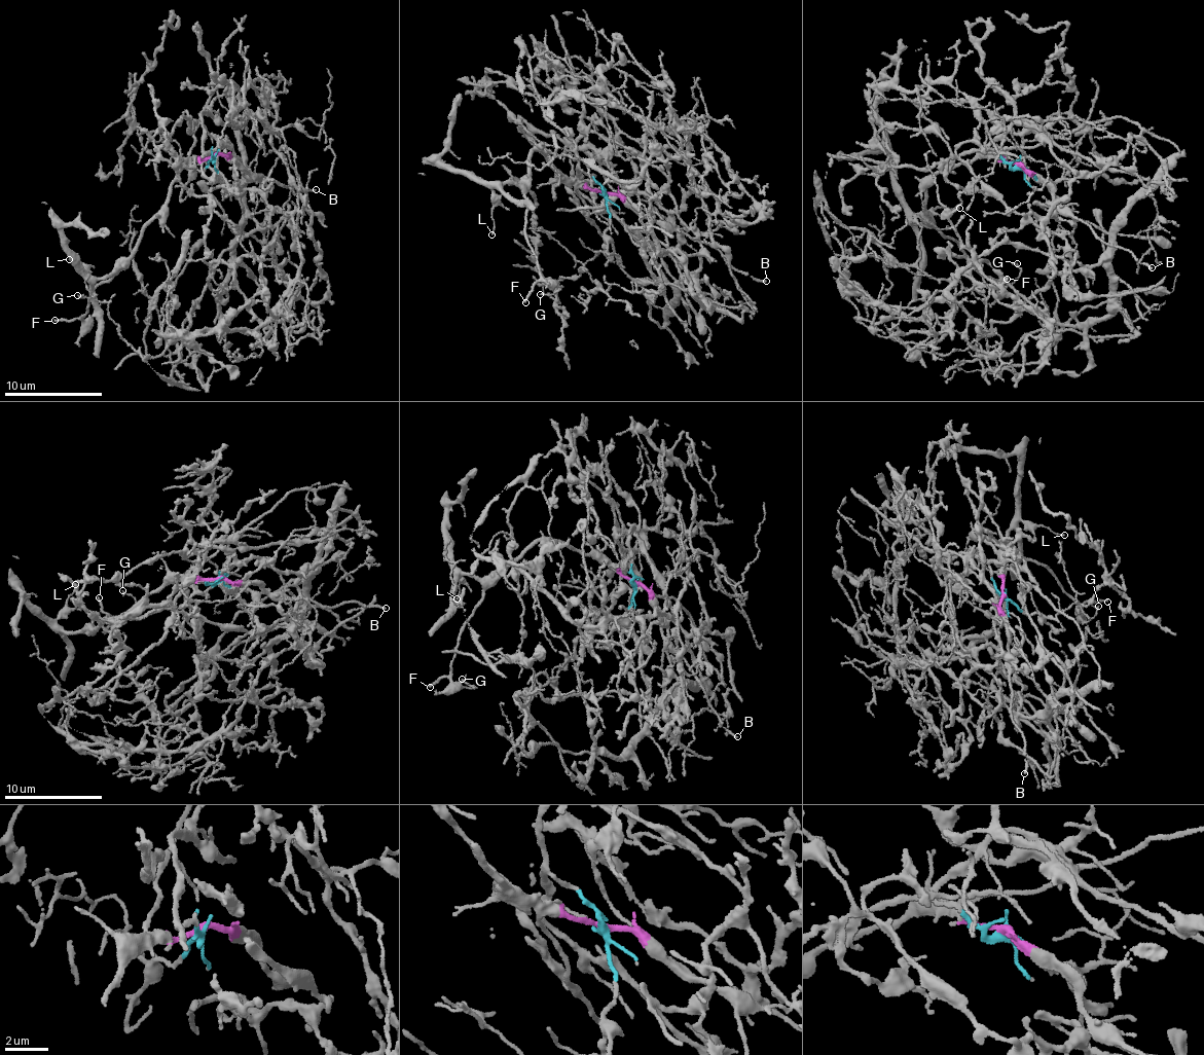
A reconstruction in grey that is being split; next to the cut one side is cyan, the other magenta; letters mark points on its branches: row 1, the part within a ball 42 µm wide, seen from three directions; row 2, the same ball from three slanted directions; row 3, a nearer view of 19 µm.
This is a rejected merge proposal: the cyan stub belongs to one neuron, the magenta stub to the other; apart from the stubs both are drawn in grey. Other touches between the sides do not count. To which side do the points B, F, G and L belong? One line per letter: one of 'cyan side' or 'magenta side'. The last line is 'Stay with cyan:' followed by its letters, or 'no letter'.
B: magenta side
F: magenta side
G: magenta side
L: magenta side
Stay with cyan: no letter

